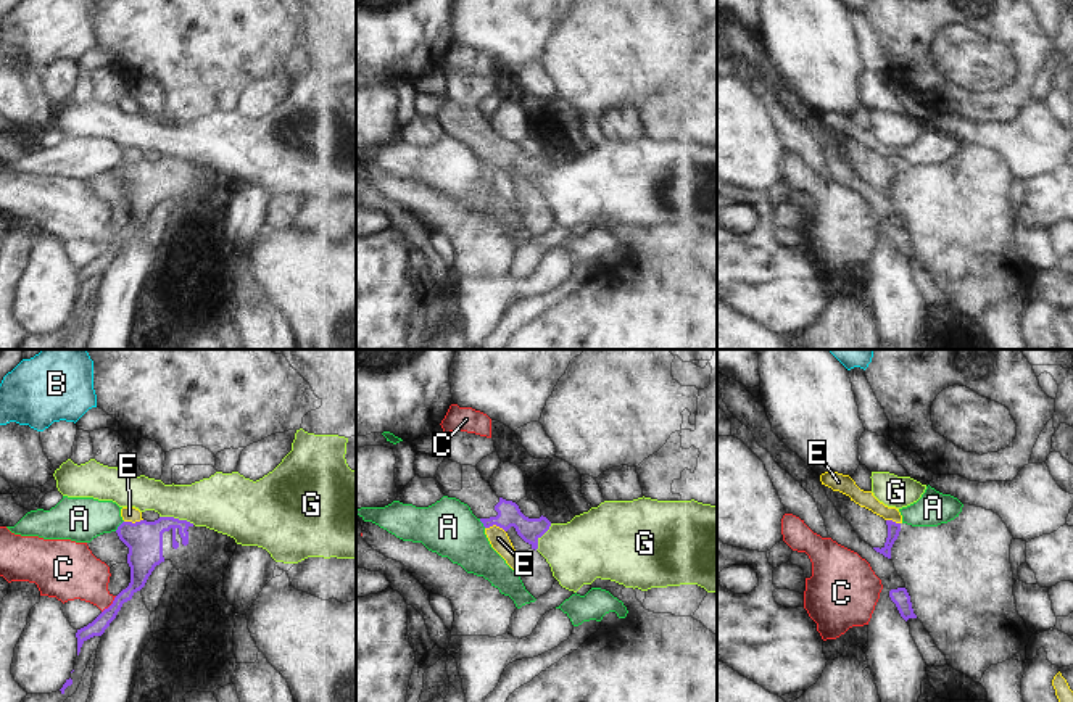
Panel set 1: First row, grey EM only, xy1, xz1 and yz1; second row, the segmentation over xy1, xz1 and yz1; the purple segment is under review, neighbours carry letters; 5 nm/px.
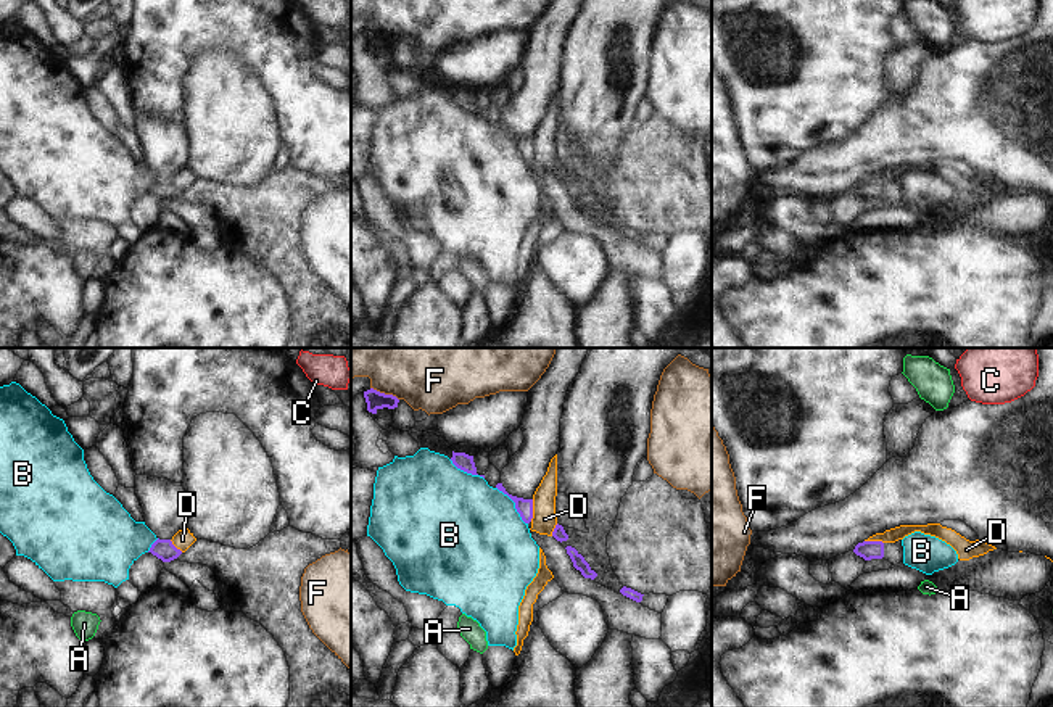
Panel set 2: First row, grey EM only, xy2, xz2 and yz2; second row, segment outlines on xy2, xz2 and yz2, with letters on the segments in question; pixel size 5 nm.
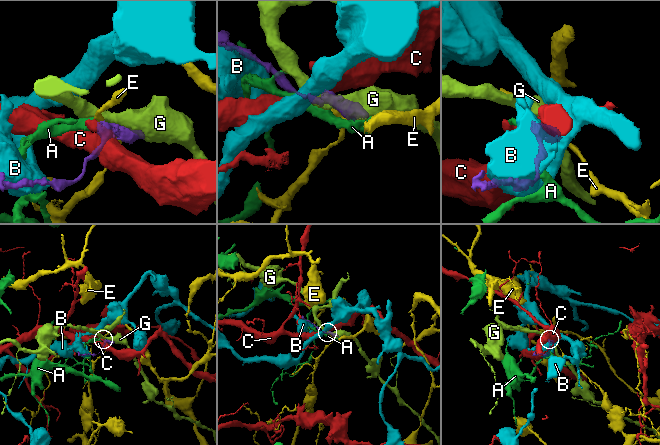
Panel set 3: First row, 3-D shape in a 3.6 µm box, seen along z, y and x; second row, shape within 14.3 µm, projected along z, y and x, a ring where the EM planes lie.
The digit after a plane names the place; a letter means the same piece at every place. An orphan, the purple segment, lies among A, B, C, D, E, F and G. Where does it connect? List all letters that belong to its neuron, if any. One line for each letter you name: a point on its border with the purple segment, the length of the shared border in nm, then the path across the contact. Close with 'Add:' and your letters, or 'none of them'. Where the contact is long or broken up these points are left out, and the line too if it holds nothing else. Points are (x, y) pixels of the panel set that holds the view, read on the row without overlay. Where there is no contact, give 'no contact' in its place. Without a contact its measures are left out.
Add: none of them

